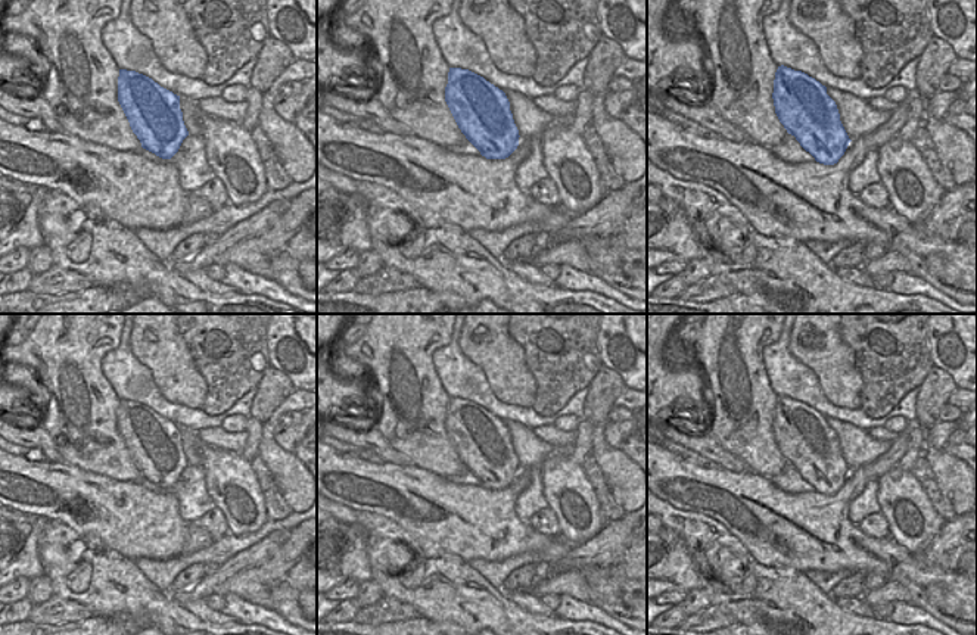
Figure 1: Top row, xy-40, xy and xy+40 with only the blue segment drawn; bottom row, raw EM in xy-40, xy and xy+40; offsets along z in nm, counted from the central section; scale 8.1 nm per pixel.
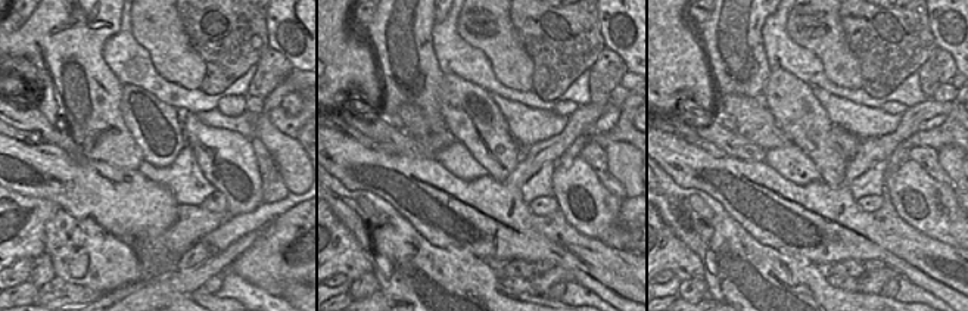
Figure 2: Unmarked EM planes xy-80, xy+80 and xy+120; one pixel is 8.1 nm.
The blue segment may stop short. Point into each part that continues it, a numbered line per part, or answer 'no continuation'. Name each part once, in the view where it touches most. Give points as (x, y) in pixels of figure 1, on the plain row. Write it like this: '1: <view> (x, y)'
no continuation

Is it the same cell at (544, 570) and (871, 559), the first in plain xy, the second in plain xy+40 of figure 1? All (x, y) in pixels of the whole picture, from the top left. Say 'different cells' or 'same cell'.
different cells

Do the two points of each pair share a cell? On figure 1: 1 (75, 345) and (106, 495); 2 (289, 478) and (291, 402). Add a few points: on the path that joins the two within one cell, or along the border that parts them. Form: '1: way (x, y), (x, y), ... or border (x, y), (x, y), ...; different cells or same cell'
1: border (69, 464), (120, 481), (136, 482); different cells
2: way (276, 458), (268, 450), (268, 427), (274, 420); same cell

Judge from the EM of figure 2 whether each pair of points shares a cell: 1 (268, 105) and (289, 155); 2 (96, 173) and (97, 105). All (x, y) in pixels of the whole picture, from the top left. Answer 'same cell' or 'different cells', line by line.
1: same cell
2: different cells

